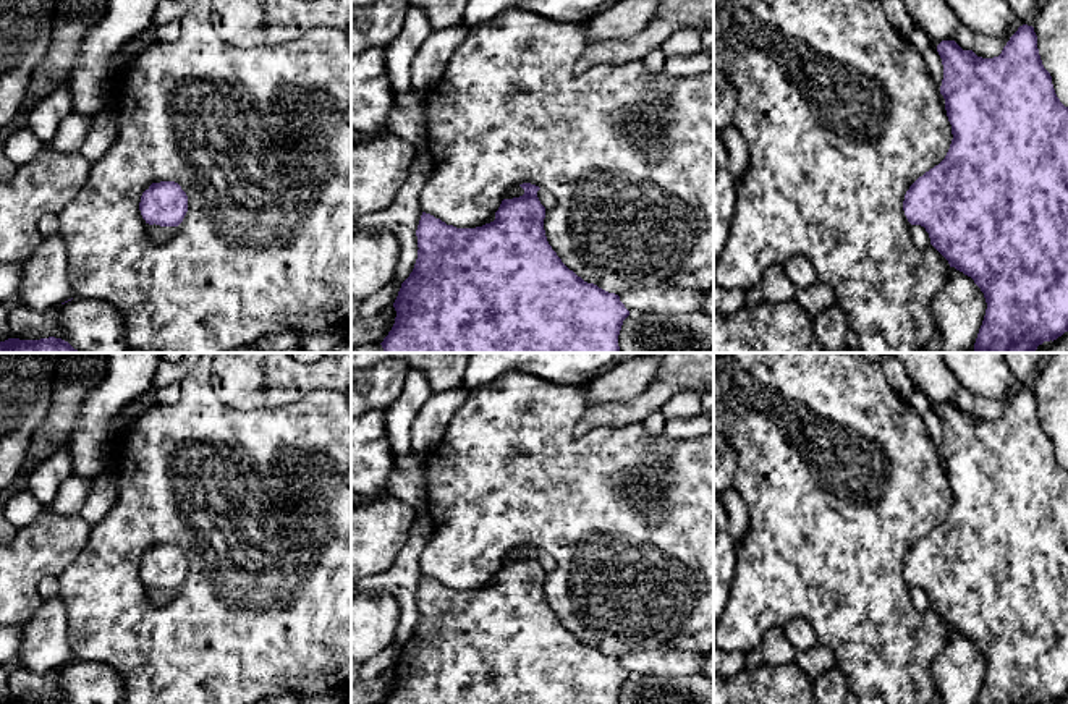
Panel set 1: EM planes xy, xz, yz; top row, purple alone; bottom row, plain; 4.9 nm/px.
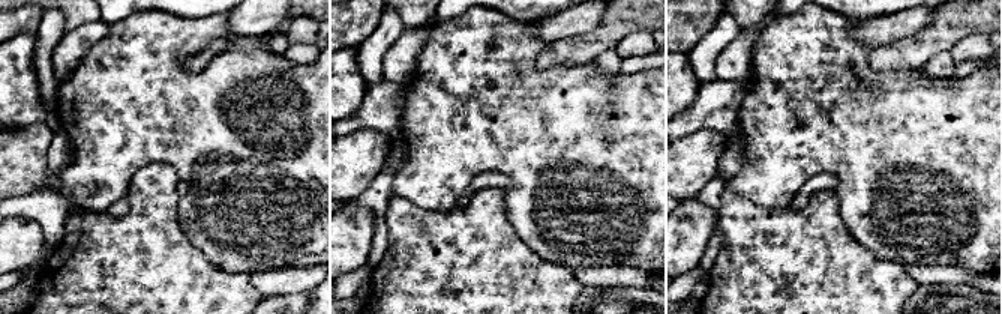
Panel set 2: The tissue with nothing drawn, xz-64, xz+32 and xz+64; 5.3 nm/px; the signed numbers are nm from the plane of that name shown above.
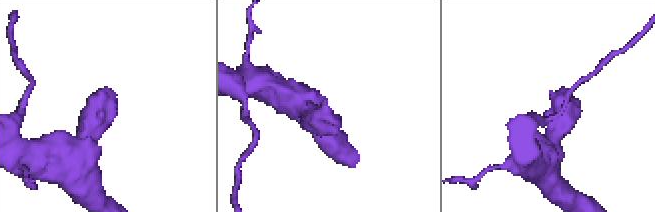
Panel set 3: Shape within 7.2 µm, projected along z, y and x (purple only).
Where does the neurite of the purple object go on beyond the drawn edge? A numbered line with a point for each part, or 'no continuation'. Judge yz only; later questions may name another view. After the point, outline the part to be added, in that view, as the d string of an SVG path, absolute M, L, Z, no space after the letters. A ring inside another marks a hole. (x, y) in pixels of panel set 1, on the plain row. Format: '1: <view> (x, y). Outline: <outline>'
no continuation

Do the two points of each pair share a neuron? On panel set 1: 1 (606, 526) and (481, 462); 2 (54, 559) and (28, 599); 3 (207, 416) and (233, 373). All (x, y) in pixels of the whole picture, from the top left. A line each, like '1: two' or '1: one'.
1: one
2: one
3: two

